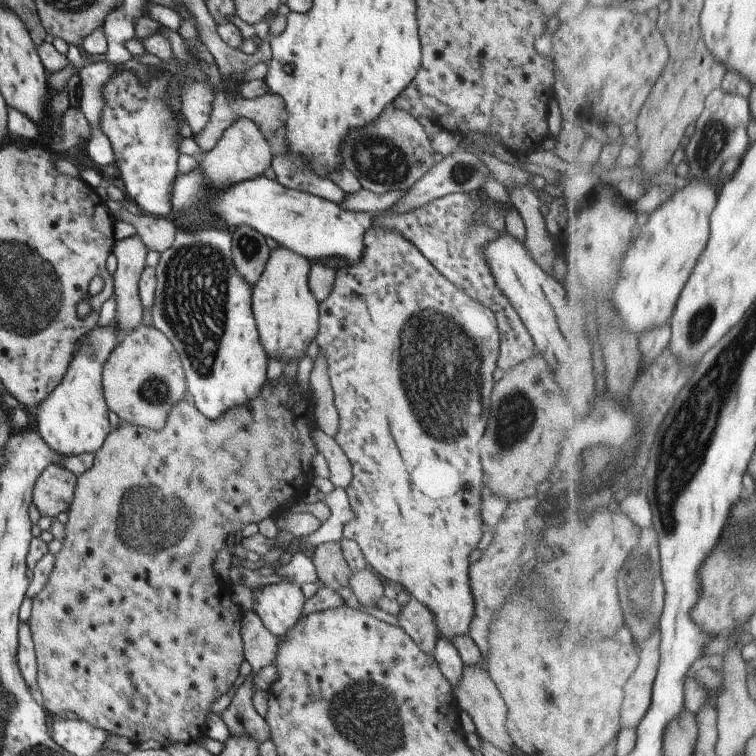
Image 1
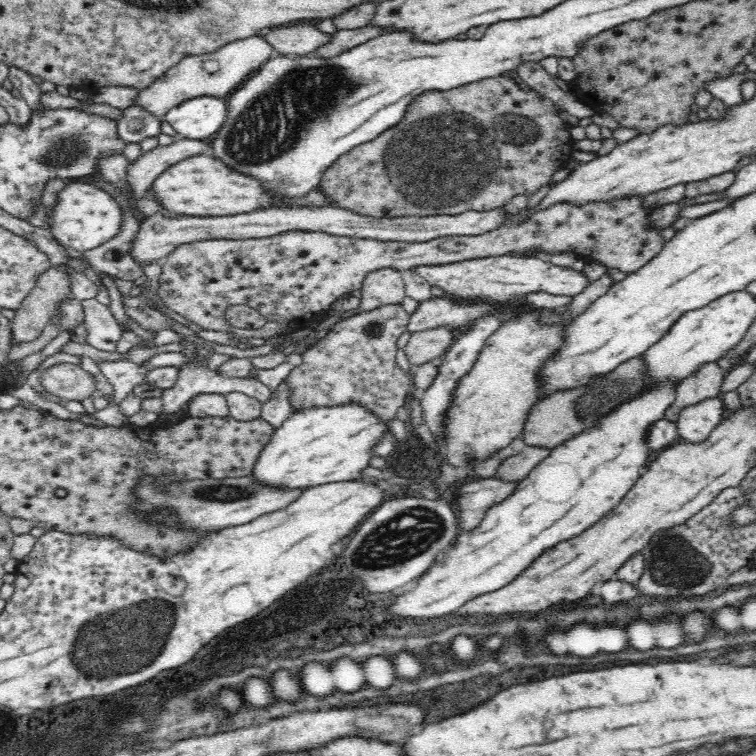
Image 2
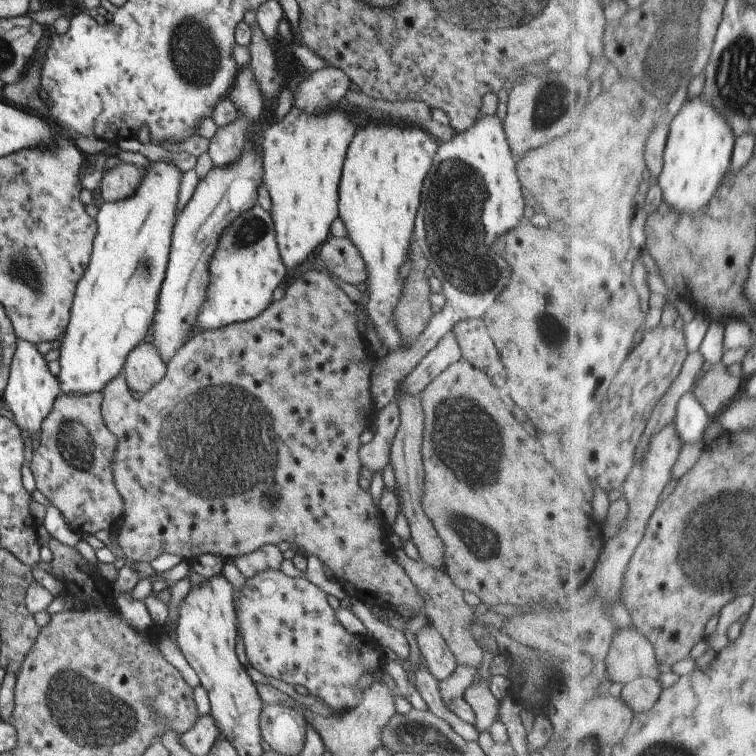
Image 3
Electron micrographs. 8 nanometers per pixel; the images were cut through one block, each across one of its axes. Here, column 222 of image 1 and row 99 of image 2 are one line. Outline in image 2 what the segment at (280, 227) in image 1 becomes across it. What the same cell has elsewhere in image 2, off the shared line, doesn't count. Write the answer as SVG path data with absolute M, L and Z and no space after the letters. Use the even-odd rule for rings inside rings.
M196 96L171 108L164 120L184 139L208 141L220 130L227 114L224 99L215 96Z

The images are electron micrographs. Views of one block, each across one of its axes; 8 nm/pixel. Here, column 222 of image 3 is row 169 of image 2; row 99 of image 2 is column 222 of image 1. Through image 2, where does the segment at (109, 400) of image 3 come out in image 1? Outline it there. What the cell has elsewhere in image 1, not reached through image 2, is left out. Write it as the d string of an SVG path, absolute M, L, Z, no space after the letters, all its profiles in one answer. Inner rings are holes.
M283 374L275 384L265 380L253 400L243 406L229 408L217 420L205 418L186 395L177 404L173 404L163 428L157 431L120 421L119 425L110 428L101 448L93 452L93 464L76 475L72 501L67 510L67 522L63 526L65 537L54 556L53 569L47 583L32 597L27 620L37 662L35 686L37 693L41 693L43 707L49 713L62 716L68 711L73 712L87 724L102 729L109 735L125 736L133 744L139 742L137 736L153 738L164 746L177 742L198 742L205 736L204 722L210 713L209 706L233 684L239 664L244 660L240 635L242 610L230 601L230 584L226 585L213 574L214 558L225 548L229 534L235 535L244 526L257 524L265 518L274 518L279 513L283 516L289 502L299 502L306 496L314 477L311 473L311 459L317 450L311 440L311 430L315 428L312 393L311 390L304 393L296 378L290 380L291 383L288 381Z

